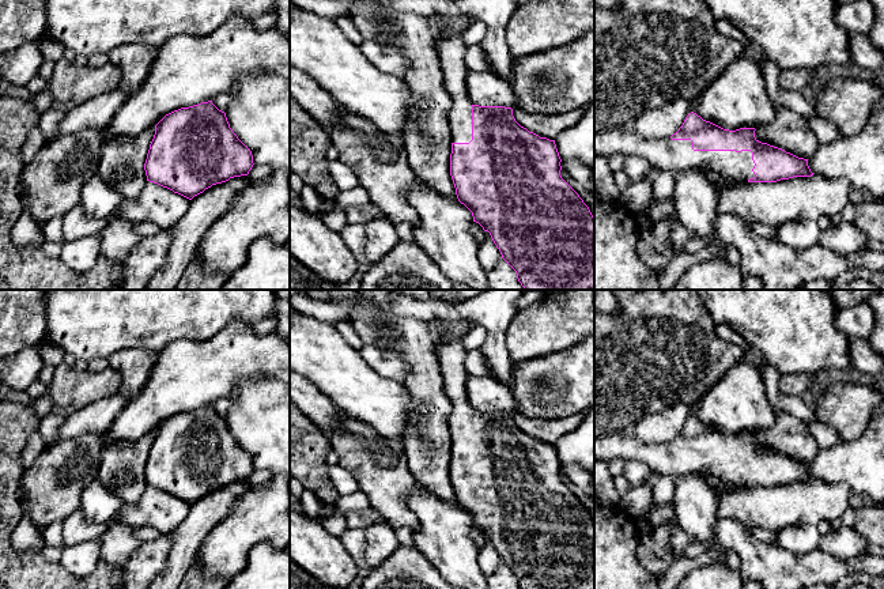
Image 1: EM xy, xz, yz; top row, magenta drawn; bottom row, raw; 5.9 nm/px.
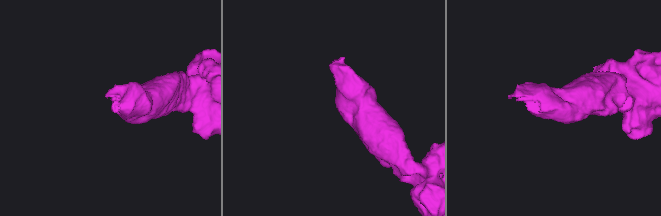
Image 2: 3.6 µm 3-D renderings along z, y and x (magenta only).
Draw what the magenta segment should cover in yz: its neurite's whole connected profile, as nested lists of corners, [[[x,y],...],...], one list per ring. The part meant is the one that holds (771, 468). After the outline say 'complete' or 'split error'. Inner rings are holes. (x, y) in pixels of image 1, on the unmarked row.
[[[611,290],[617,299],[620,314],[608,316],[594,310],[594,460],[609,462],[615,458],[622,461],[636,460],[646,464],[650,469],[662,475],[676,477],[687,472],[709,473],[717,476],[728,484],[741,484],[748,487],[777,487],[793,482],[811,482],[813,477],[808,471],[808,464],[798,462],[782,453],[762,448],[755,442],[755,433],[740,433],[736,435],[724,434],[710,426],[703,424],[696,418],[691,416],[683,430],[670,442],[643,442],[635,434],[638,420],[647,414],[657,414],[676,403],[685,403],[694,405],[702,399],[733,366],[740,363],[748,355],[736,344],[728,343],[717,336],[715,322],[704,307],[698,290]]]; split error

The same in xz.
[[[462,337],[441,341],[437,356],[446,394],[452,404],[450,480],[457,503],[484,536],[488,536],[502,563],[515,575],[521,589],[594,589],[594,521],[579,499],[560,480],[560,461],[555,445],[540,442],[521,431],[511,412],[473,409],[466,394],[468,351]]]; split error

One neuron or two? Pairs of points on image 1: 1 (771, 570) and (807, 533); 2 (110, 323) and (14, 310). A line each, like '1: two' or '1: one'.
1: two
2: two

